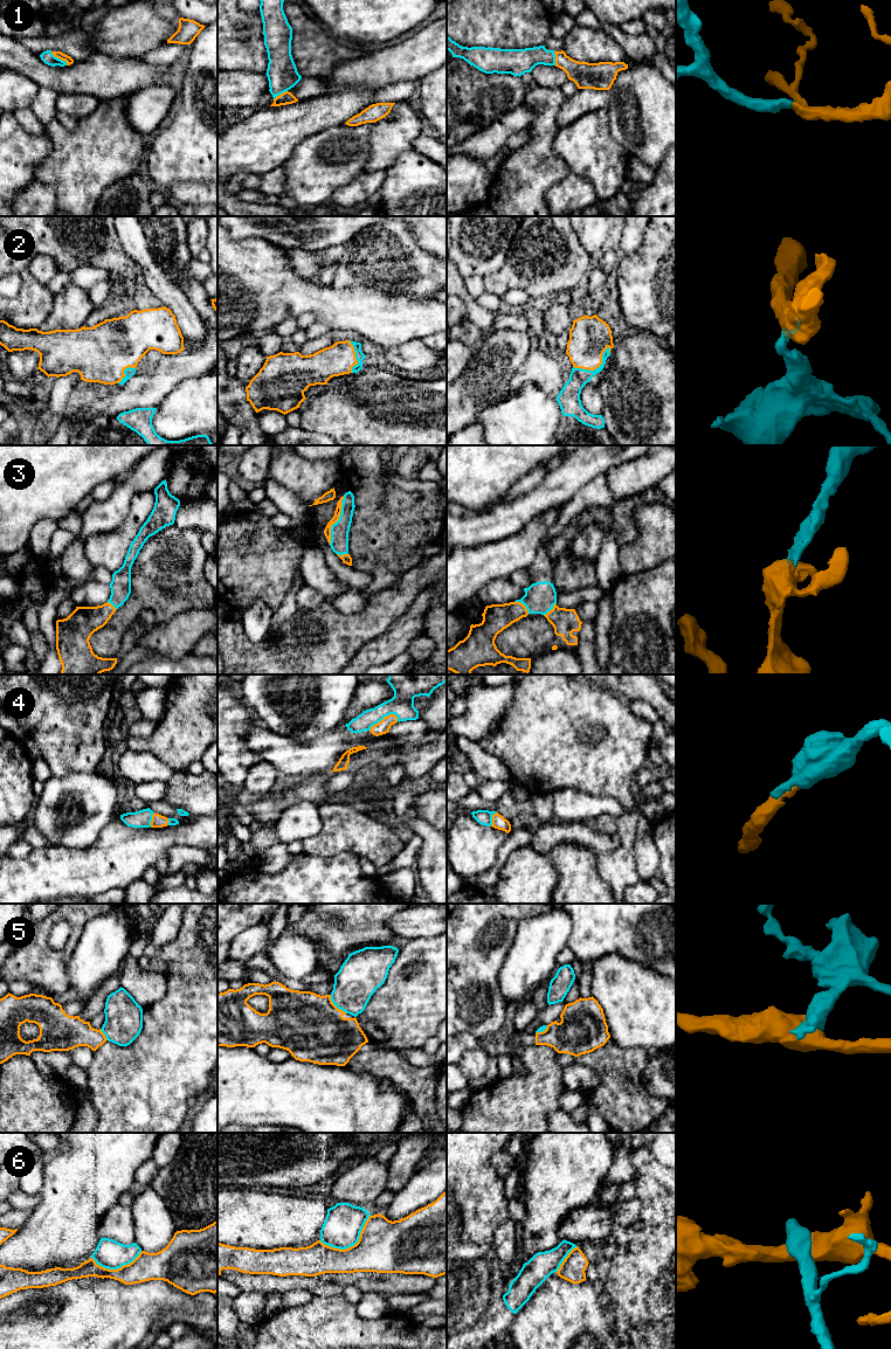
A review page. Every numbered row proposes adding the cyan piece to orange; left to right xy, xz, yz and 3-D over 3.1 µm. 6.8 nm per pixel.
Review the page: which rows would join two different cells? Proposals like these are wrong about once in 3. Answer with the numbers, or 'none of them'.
5, 6

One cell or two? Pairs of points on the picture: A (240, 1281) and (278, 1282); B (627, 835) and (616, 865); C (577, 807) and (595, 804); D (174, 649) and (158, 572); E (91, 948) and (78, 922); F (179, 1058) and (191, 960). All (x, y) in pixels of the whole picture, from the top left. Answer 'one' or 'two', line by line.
A: one
B: one
C: one
D: two
E: two
F: one

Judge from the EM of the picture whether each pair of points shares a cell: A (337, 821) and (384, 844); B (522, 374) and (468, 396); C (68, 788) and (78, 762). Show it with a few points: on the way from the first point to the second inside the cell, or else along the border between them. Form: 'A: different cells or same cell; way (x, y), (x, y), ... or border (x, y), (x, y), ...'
A: same cell; way (349, 829), (372, 839)
B: different cells; border (526, 355), (510, 381), (510, 391)
C: different cells; border (96, 770), (69, 772), (66, 775), (52, 776)

